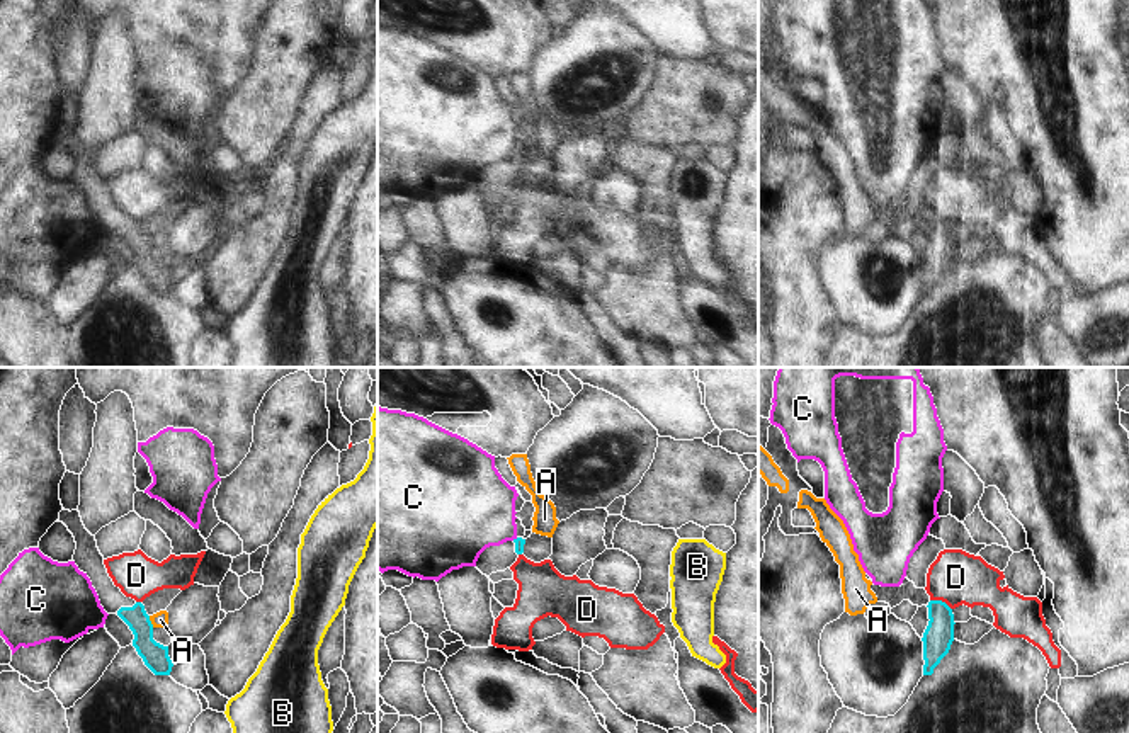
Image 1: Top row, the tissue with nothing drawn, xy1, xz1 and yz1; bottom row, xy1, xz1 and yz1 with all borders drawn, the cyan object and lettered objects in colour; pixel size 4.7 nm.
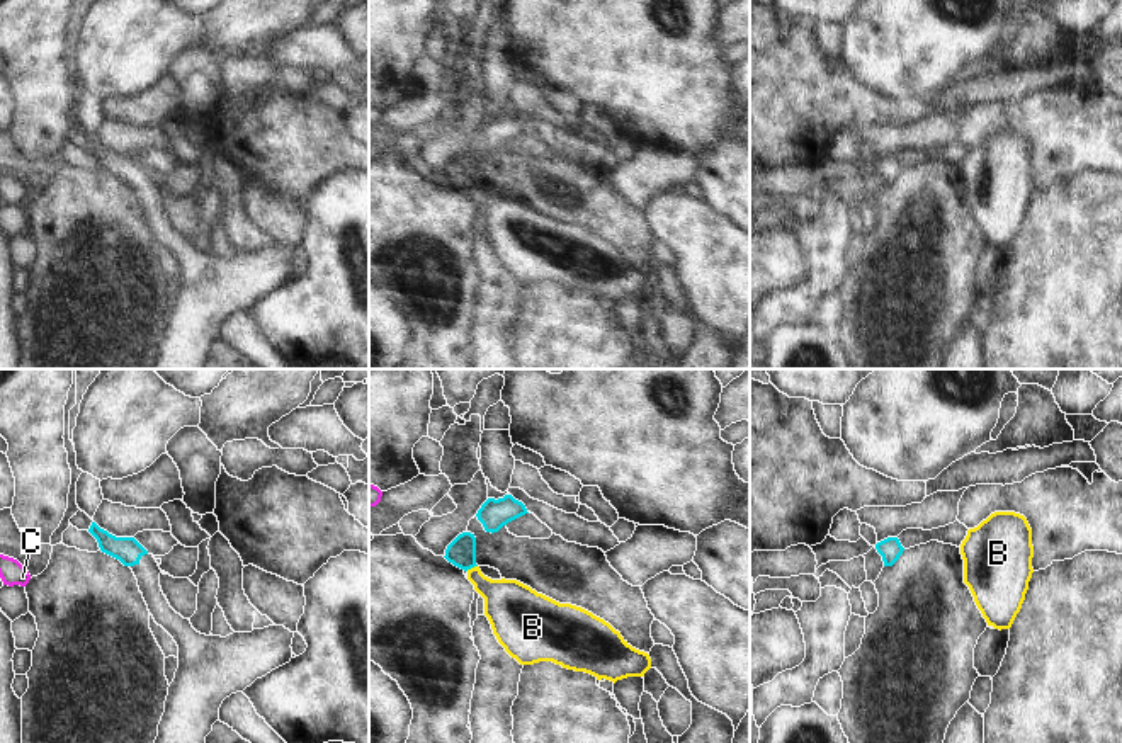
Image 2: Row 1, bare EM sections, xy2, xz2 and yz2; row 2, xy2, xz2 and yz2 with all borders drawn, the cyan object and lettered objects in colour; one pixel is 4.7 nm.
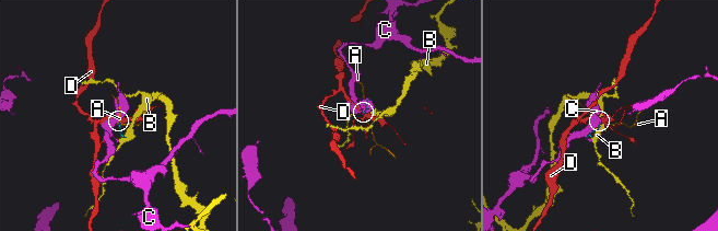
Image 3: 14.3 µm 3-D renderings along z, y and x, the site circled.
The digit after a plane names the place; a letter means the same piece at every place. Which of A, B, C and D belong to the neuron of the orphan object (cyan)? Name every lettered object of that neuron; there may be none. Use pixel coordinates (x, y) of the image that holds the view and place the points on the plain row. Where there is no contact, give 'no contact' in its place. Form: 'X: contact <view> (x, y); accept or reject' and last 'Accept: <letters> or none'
A: contact xy1 (150, 240); reject
B: contact xz2 (471, 186); reject
C: contact xz1 (514, 159); reject
D: contact yz1 (941, 220); reject
Accept: none

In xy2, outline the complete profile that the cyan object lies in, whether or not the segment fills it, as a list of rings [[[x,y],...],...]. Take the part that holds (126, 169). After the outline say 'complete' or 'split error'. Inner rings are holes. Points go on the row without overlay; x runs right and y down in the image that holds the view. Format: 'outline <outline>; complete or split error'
outline [[[95,141],[88,151],[102,172],[133,189],[150,233],[178,265],[178,287],[151,369],[206,369],[206,355],[219,340],[223,320],[289,282],[294,252],[269,245],[226,257],[201,253],[170,226],[153,173],[134,156],[116,156]]]; split error

